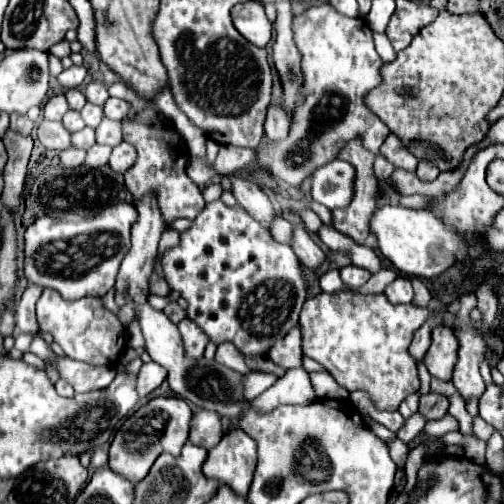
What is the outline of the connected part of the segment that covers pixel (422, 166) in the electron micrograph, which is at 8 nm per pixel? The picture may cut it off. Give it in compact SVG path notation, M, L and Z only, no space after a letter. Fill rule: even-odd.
M420 160L416 174L418 174L422 180L434 180L434 178L440 174L440 170L438 170L436 164L430 164L430 160Z

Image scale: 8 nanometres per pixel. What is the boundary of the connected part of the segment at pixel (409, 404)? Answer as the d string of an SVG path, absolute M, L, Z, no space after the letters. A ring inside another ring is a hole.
M414 392L410 398L406 398L402 402L402 416L410 418L418 410L418 402L420 402L420 392Z

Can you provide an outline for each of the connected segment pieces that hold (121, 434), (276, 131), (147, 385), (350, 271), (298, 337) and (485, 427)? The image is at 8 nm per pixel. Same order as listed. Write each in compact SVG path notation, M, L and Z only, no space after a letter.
M182 398L150 400L132 416L128 416L120 426L120 430L116 432L110 444L110 462L108 462L110 470L118 472L120 476L126 476L132 484L138 484L162 452L170 452L172 456L178 456L178 452L188 440L190 418L192 418L192 410Z
M270 104L268 106L268 114L266 114L266 136L270 140L284 140L290 128L290 118L286 114L286 110L282 108L282 104Z
M156 362L142 364L142 368L138 372L138 386L136 386L140 398L144 398L150 392L154 392L164 380L166 380L166 368L162 368Z
M354 264L346 266L346 268L340 268L340 276L342 276L342 282L350 288L360 288L362 284L368 282L368 278L372 276L370 272L366 272L364 268L358 268Z
M298 324L282 340L278 340L278 344L274 344L274 348L270 348L268 356L286 370L302 368L304 352L302 352L302 332L300 332Z
M474 418L474 432L480 440L488 440L494 432L494 428L490 424L486 424L482 418Z

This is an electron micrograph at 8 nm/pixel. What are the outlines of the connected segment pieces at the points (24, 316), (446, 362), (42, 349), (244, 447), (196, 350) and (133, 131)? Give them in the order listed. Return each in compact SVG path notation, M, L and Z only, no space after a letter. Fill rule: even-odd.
M28 284L26 290L22 292L22 296L16 304L16 326L20 332L30 332L30 334L38 332L34 306L36 306L40 294L42 294L42 288L36 284Z
M434 326L432 346L426 352L424 362L432 376L450 380L454 364L458 362L458 340L454 340L454 332L450 332L450 326Z
M40 336L34 338L30 352L34 352L38 358L42 358L50 366L54 366L58 376L62 380L66 380L76 392L102 390L102 388L110 386L110 382L116 376L114 366L90 366L90 364L82 364L78 360L70 360L68 356L56 356Z
M234 428L216 448L208 452L202 468L204 476L210 476L230 486L238 496L246 496L256 468L256 442L242 430Z
M184 318L178 324L178 328L180 328L180 334L182 334L184 346L186 346L186 356L190 356L190 358L202 358L204 348L208 344L208 336L190 318Z
M122 122L122 138L124 142L130 142L138 154L134 166L124 174L124 184L134 196L134 200L138 202L142 200L142 196L148 196L148 192L154 192L154 196L158 196L158 208L162 212L162 220L166 220L168 226L178 218L194 220L206 202L202 198L200 188L186 174L190 156L188 150L182 146L180 132L168 122L164 122L162 126Z

